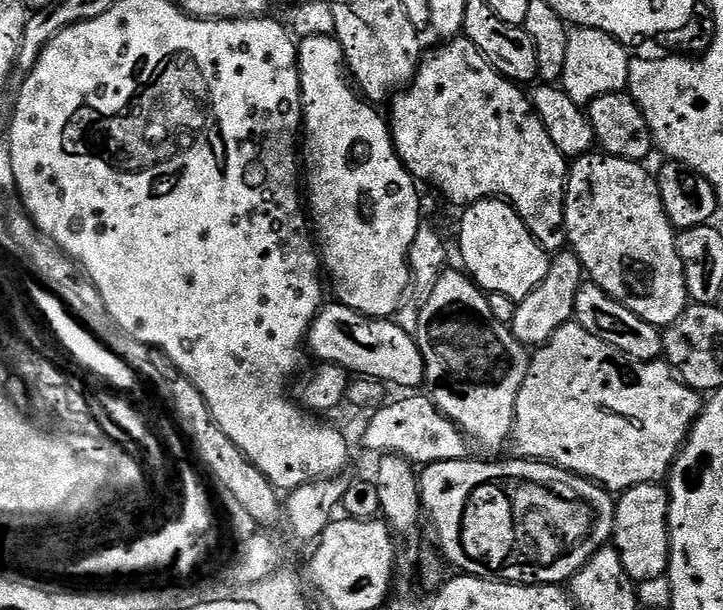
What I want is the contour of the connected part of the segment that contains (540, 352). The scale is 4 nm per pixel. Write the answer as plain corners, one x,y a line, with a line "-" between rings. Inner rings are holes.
569,322
563,324
545,344
539,345
531,353
528,361
528,373
522,382
522,390
518,390
516,417
510,440
513,445
516,443
516,448
520,451
517,453
521,457
543,460
545,464
556,464
559,468
576,472
580,476
586,476
589,480
596,481
597,484
604,485
613,494
619,494
627,488
633,488
639,484
663,481
671,473
672,465
675,464
680,449
684,447
684,441
692,433
692,427
696,425
696,420
700,417
701,407
701,393
677,378
663,359
632,360
626,354
622,354
622,350
610,346
610,342
606,342
602,337
590,334
590,330
586,330
578,323

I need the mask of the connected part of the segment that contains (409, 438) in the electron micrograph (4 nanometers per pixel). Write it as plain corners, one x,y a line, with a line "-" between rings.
427,395
405,396
405,400
392,400
371,413
372,421
364,428
364,444
370,451
404,456
416,466
469,459
469,441
453,420
442,415

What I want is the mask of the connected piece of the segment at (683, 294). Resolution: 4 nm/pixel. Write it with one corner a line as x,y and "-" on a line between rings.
607,154
575,157
568,170
568,185
564,191
564,231
571,251
582,262
591,283
626,305
634,314
657,326
673,324
684,313
690,301
682,258
678,254
677,229
668,220
662,206
660,186
655,175
644,169
643,163
623,160

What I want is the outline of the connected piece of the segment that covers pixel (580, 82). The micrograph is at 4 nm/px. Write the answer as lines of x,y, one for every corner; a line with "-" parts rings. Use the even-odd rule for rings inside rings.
593,28
568,29
568,45
566,46
566,66
562,77
564,93
572,101
587,106
602,94
623,92
628,87
632,60
628,56
629,49
610,34

